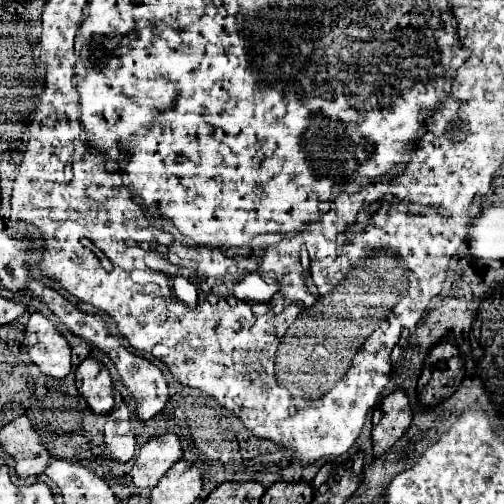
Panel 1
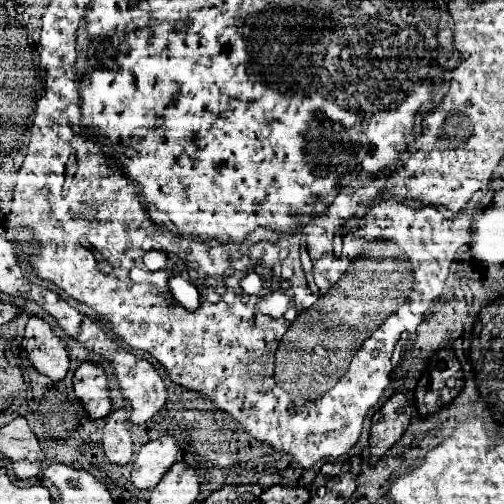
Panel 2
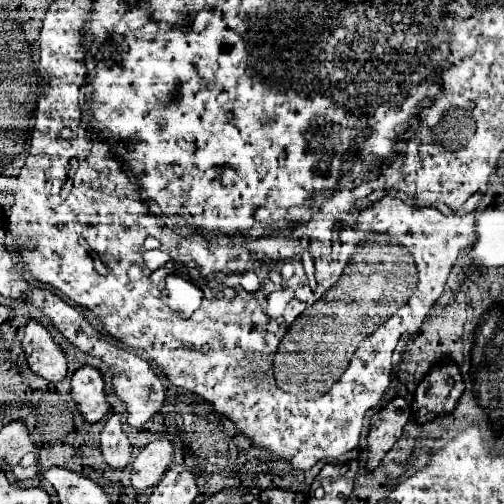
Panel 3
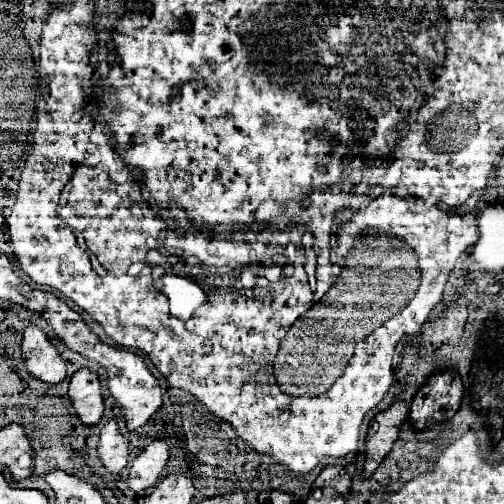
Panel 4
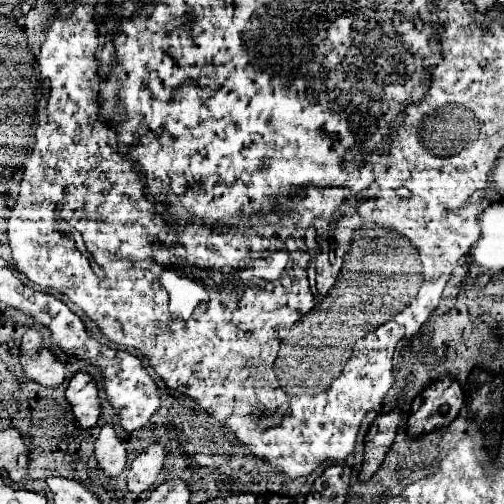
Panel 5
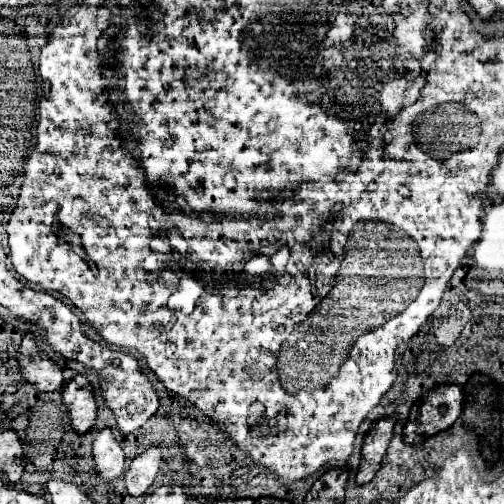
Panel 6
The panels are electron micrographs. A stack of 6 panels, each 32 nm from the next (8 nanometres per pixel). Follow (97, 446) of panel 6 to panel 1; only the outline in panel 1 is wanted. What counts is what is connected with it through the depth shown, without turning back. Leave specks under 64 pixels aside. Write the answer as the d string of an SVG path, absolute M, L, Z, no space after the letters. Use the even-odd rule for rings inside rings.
M122 404L120 408L112 410L108 416L108 422L104 426L104 442L108 446L110 458L128 462L138 446L138 436L132 432L132 410L128 404Z

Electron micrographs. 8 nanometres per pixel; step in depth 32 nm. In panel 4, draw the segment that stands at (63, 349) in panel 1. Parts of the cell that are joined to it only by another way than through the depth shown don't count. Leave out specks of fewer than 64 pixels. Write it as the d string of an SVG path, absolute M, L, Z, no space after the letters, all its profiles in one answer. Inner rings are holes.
M28 324L24 330L22 356L32 376L48 384L58 384L66 378L66 362L52 340L36 324Z

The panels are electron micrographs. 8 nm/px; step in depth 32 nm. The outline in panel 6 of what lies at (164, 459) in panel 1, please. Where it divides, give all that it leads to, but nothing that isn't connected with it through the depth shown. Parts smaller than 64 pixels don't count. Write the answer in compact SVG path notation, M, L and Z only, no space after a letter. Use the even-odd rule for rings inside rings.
M150 446L146 452L136 456L124 476L126 490L134 496L144 494L152 486L154 478L158 476L162 462L164 462L162 446Z

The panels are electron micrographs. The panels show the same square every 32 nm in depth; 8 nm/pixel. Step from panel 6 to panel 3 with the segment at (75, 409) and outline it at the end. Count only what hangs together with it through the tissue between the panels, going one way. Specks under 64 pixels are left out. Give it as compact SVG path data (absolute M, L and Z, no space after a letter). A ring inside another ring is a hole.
M82 366L72 376L72 396L88 422L98 422L108 414L108 394L104 390L102 372L92 366Z

